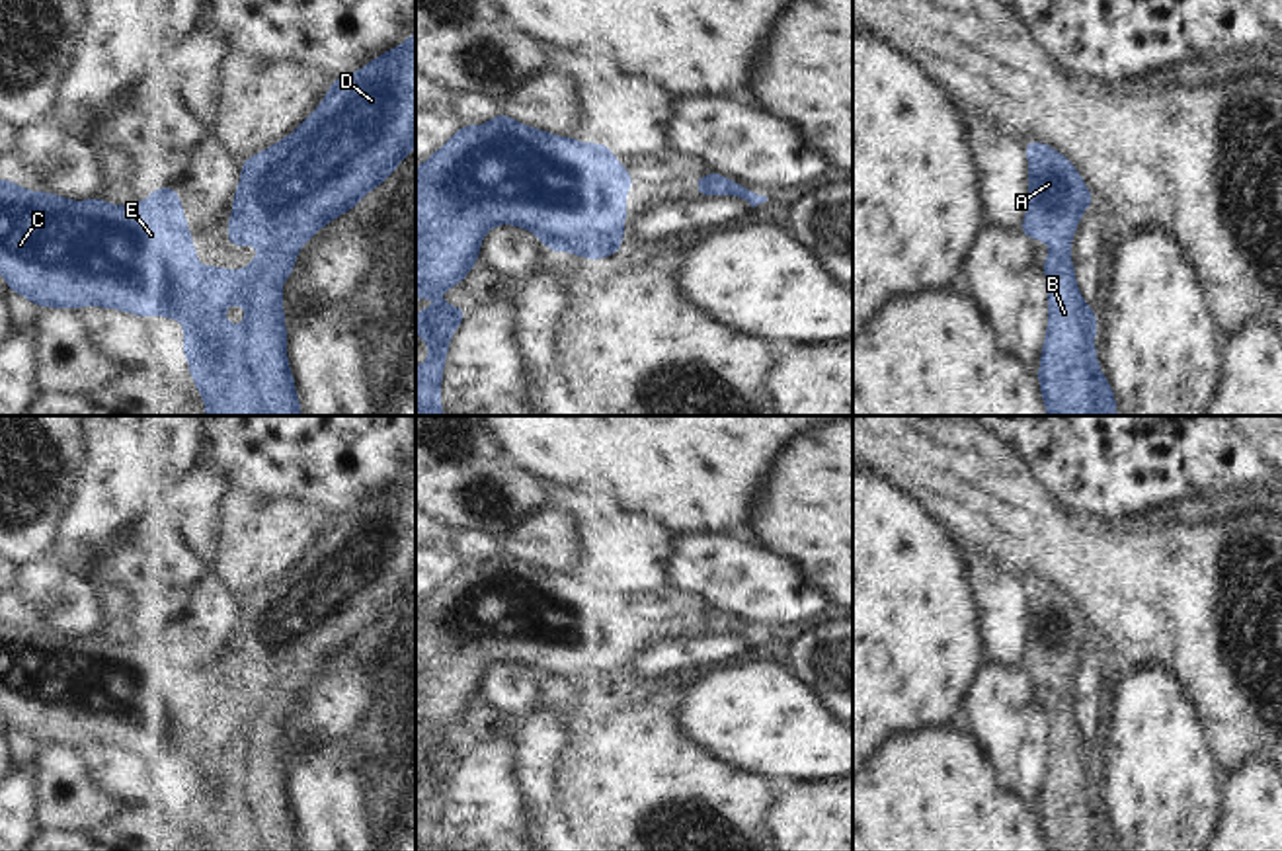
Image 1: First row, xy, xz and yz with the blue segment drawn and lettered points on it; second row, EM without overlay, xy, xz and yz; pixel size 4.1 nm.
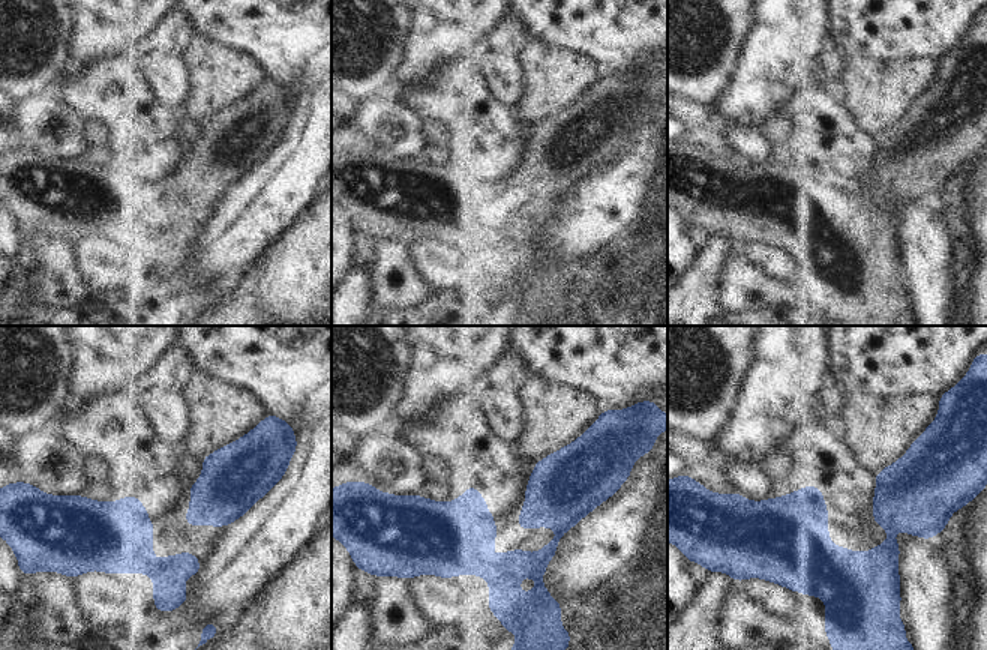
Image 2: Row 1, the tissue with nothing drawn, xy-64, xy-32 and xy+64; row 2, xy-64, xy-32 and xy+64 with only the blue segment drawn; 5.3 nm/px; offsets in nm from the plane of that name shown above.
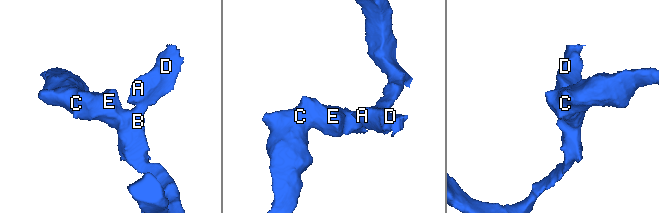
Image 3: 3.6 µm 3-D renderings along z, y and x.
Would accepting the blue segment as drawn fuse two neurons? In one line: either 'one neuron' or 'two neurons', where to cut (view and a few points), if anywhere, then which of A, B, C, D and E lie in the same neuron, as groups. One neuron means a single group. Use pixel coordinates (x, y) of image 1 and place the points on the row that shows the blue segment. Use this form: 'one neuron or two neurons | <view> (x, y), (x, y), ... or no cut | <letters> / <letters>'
one neuron | no cut | A B C D E

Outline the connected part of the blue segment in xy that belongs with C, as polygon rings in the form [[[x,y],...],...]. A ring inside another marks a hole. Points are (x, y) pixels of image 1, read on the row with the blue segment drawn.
[[[416,35],[367,62],[345,78],[334,78],[320,105],[299,129],[277,144],[240,162],[242,178],[232,199],[228,246],[258,244],[261,250],[246,269],[201,267],[176,187],[156,187],[142,203],[115,207],[103,199],[70,201],[49,191],[27,191],[0,180],[0,273],[8,289],[37,308],[82,308],[96,304],[135,316],[166,316],[183,322],[183,355],[191,381],[205,400],[205,416],[302,416],[289,371],[287,328],[283,324],[283,281],[300,250],[324,224],[353,209],[379,187],[416,146]],[[230,304],[246,306],[242,326],[222,318]]]

